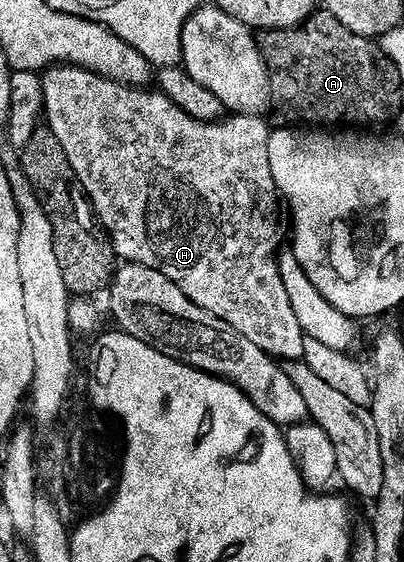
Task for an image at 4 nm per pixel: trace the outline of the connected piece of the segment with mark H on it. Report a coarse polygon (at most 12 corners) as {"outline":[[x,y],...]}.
{"outline":[[82,68],[44,123],[122,261],[278,362],[270,125]]}

